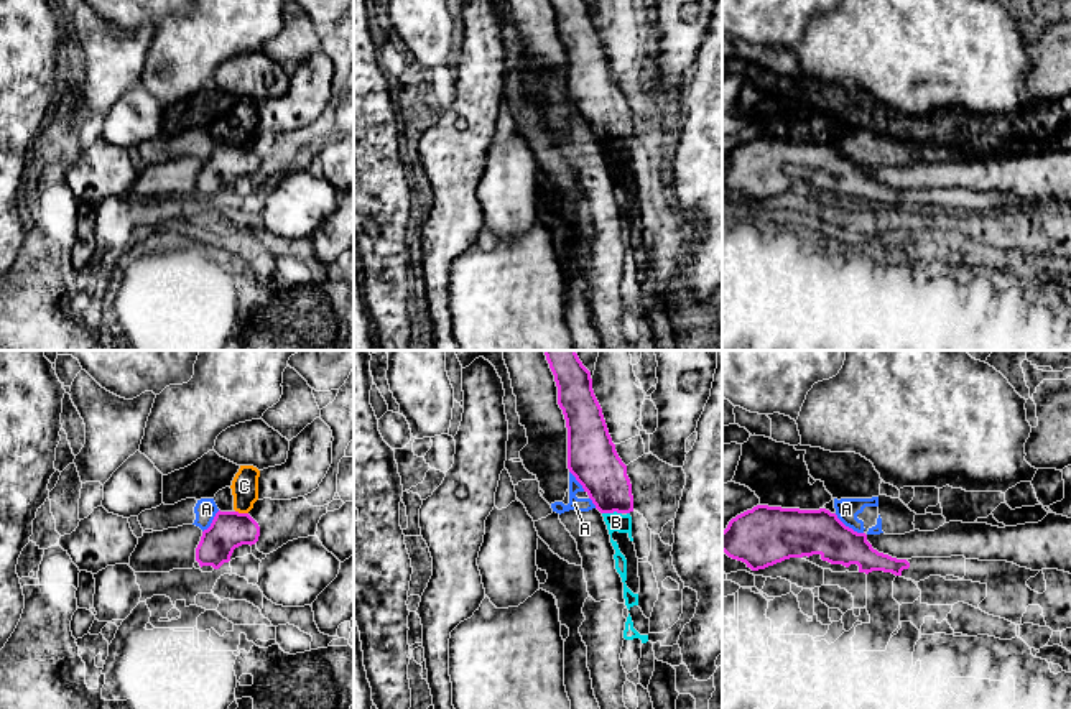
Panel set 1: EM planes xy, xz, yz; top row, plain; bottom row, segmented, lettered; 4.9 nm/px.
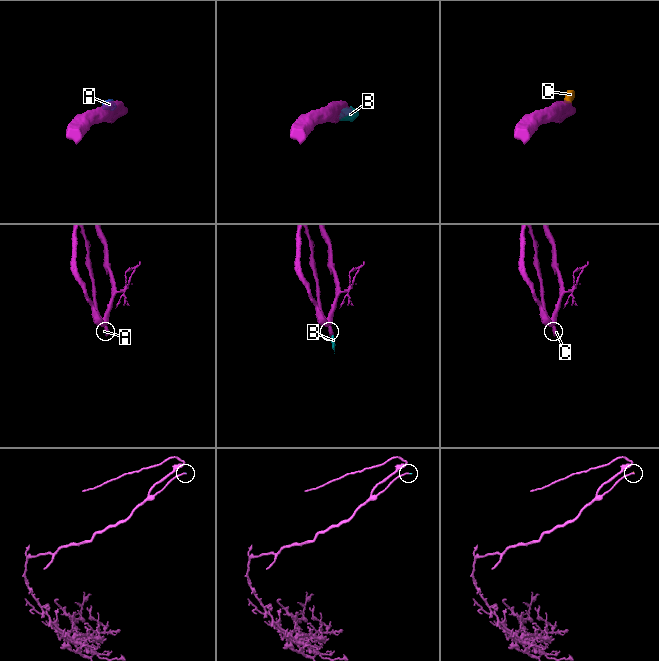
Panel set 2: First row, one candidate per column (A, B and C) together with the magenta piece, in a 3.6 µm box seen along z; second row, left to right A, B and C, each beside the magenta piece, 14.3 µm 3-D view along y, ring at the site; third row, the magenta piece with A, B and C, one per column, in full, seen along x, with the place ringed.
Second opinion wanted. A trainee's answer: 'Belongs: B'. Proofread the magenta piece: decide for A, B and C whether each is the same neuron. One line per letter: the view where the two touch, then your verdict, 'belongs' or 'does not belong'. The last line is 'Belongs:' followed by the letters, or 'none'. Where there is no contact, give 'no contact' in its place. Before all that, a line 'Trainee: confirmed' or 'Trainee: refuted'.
Trainee: confirmed
A: yz | does not belong
B: xz | belongs
C: xy | does not belong
Belongs: B

